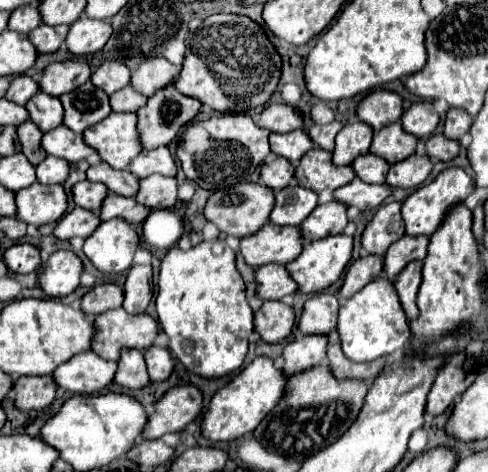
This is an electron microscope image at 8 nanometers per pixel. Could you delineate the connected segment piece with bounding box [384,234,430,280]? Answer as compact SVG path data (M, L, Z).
M406 234L400 240L396 240L384 256L384 268L386 268L388 278L392 280L408 262L424 260L428 254L428 244L430 244L428 236L408 236Z

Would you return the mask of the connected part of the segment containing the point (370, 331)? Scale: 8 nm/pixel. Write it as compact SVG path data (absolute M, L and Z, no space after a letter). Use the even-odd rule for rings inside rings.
M378 278L348 298L348 302L340 308L338 332L342 350L352 362L370 362L380 356L394 356L404 352L410 340L410 328L394 284L388 282L388 278Z

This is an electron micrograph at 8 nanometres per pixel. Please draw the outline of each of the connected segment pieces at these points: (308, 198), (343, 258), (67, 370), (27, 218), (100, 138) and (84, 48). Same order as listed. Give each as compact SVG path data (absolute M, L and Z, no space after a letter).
M292 184L276 192L276 206L270 214L270 220L280 226L300 226L316 206L318 206L316 192Z
M334 234L334 236L326 236L322 240L316 240L316 242L308 242L304 246L302 254L298 256L298 260L290 262L286 268L288 268L290 276L296 280L300 292L314 294L314 292L320 292L320 290L332 286L342 276L350 258L352 258L352 236Z
M84 352L62 364L52 374L62 390L78 394L94 394L108 388L114 380L118 362L104 360L96 352Z
M34 182L32 186L16 192L16 206L18 218L26 224L42 226L56 222L64 216L68 208L68 194L60 184L40 184Z
M112 112L112 116L96 124L96 128L88 128L84 140L116 170L128 168L130 160L142 152L138 116L134 112Z
M80 16L68 32L66 46L72 54L84 56L84 54L94 54L104 48L108 38L112 36L112 26L106 20L92 20Z

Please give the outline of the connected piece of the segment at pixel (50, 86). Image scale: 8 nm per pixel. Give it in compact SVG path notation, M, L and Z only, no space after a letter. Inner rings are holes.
M66 60L54 62L46 66L44 76L40 80L40 90L50 96L62 96L80 84L88 82L92 76L92 68L86 60Z

